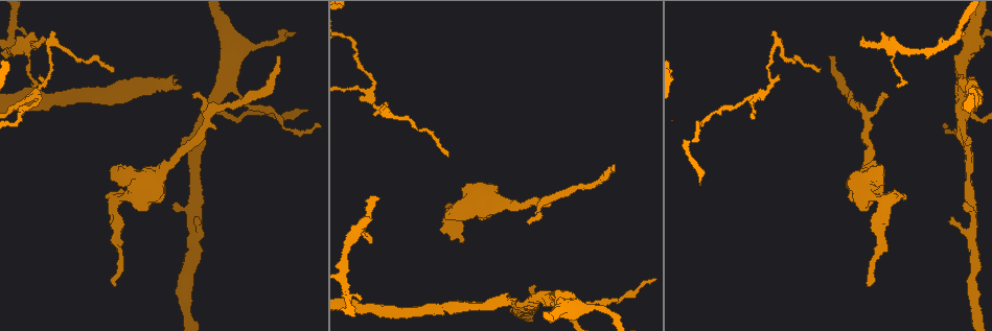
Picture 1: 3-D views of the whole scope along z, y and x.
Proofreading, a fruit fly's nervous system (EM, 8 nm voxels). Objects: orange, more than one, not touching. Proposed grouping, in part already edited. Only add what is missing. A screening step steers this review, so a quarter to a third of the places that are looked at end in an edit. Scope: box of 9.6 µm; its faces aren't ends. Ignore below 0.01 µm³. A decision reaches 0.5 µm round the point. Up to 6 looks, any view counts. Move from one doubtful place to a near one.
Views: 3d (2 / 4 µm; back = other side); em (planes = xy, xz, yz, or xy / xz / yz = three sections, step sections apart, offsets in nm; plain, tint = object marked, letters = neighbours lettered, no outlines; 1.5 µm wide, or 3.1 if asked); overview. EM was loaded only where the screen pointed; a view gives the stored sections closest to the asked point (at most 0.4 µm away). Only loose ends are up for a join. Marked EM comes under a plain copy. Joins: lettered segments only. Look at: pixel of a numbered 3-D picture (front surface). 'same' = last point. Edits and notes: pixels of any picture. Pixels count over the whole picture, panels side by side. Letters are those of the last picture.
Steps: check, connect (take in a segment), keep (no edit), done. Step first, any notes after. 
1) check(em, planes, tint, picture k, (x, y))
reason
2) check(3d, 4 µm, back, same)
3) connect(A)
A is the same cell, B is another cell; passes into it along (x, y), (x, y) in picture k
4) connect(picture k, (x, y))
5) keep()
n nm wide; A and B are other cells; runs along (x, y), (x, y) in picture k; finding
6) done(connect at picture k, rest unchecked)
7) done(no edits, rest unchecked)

check(em, planes, tint, picture 1, (518, 301))
branch stops here

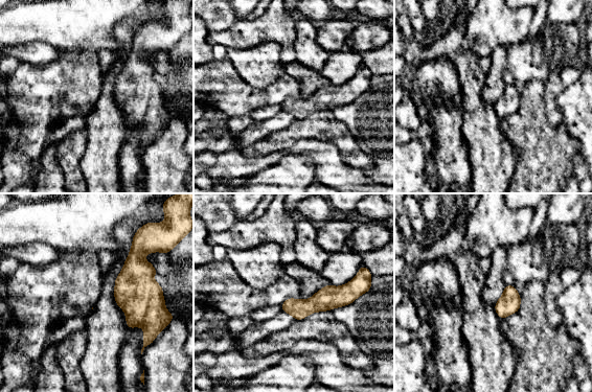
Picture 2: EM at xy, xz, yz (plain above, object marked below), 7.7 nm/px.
check(em, planes, letters, same)

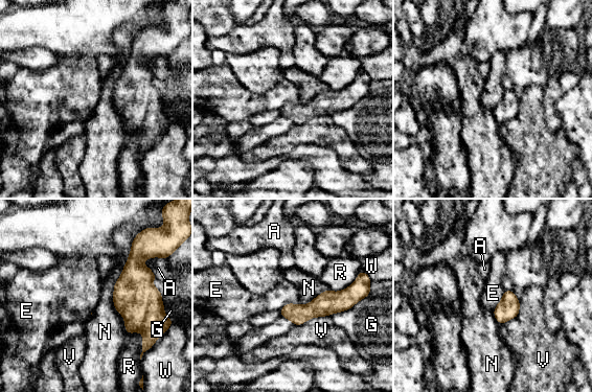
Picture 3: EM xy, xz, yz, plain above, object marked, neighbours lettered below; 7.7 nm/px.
keep()
A, E, G, N, R, V and W are other cells; none of them fits

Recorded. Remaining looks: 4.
check(em, xz, step 4, letters, picture 1, (195, 219))
free end

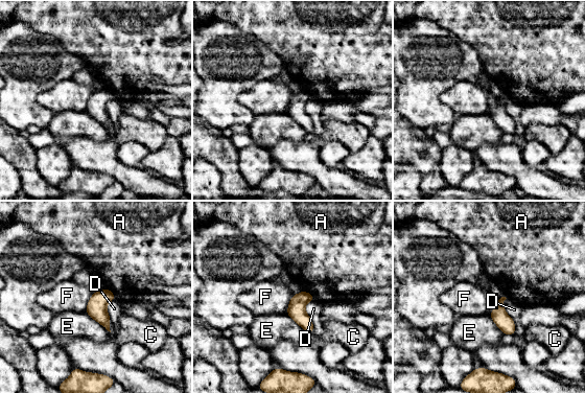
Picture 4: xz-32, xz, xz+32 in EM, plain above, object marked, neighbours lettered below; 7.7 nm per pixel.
keep()
A, C, D, E and F are other cells; border along (95, 292), (89, 299), (85, 310) in picture 4; no lettered segment goes on from it

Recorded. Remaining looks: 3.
check(em, planes, letters, picture 1, (448, 204))
long arm stops here

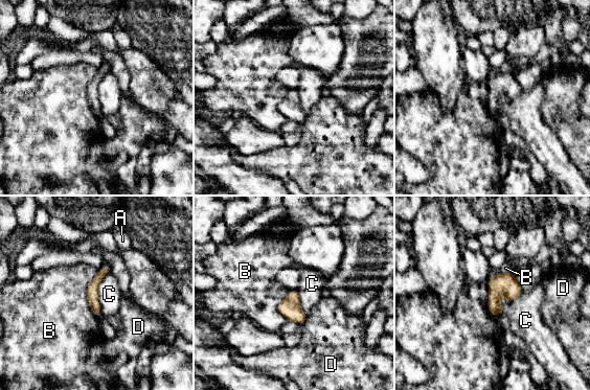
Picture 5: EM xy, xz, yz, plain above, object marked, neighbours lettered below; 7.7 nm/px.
keep()
80 nm wide; A, B, C and D are other cells; runs along (108, 268), (93, 285), (96, 311) in picture 5; no lettered segment goes on from it

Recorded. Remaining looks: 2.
done(no edits, rest unchecked)

